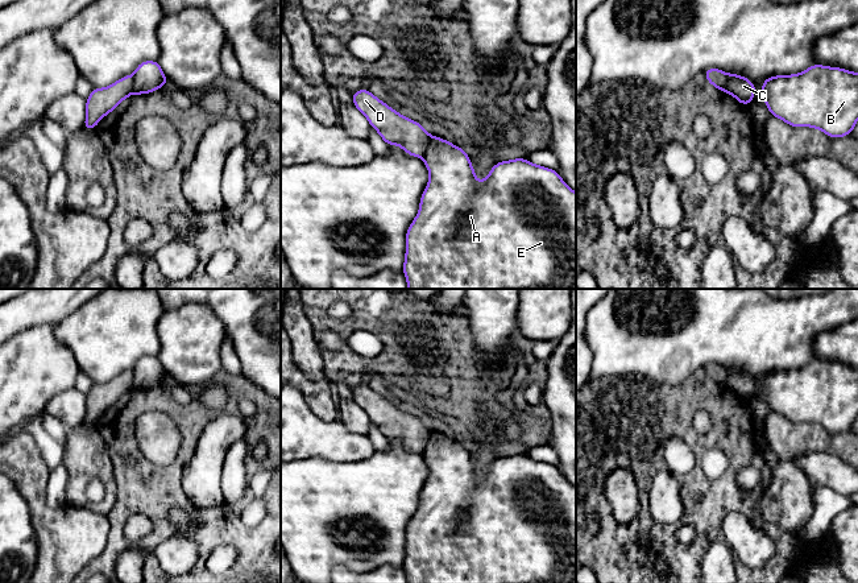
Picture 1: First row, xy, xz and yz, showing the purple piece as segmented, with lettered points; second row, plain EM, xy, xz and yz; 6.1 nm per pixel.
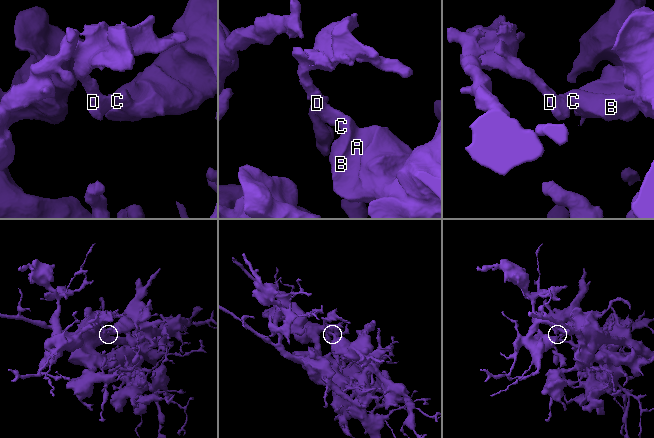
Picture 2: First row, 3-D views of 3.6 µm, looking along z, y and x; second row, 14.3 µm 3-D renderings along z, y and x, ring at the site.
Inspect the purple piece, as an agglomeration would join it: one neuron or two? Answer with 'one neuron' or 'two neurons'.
two neurons

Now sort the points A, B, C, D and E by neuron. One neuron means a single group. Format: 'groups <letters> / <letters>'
groups A B C E / D

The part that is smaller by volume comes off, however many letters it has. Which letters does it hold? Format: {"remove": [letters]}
{"remove": ["D"]}

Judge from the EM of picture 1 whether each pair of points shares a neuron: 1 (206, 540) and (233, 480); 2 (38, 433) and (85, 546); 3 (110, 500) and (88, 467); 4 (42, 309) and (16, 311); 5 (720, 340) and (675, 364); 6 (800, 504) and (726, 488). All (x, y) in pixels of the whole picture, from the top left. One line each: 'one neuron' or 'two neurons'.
1: two neurons
2: two neurons
3: one neuron
4: one neuron
5: one neuron
6: two neurons

